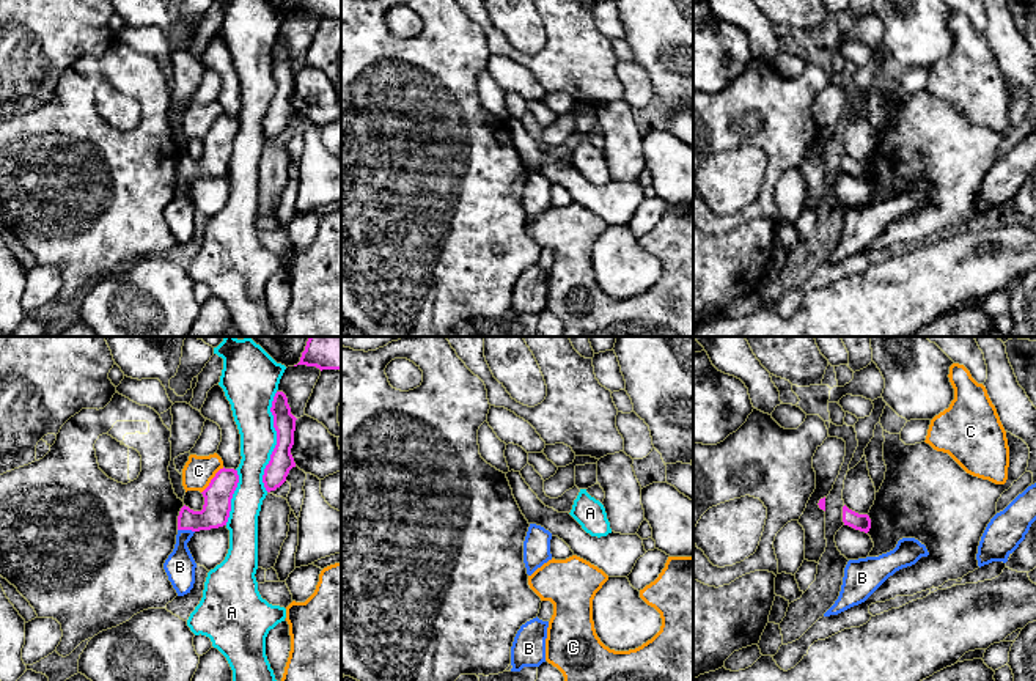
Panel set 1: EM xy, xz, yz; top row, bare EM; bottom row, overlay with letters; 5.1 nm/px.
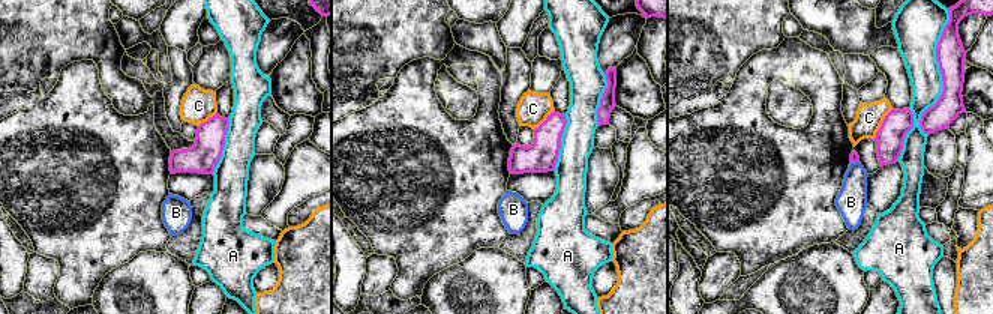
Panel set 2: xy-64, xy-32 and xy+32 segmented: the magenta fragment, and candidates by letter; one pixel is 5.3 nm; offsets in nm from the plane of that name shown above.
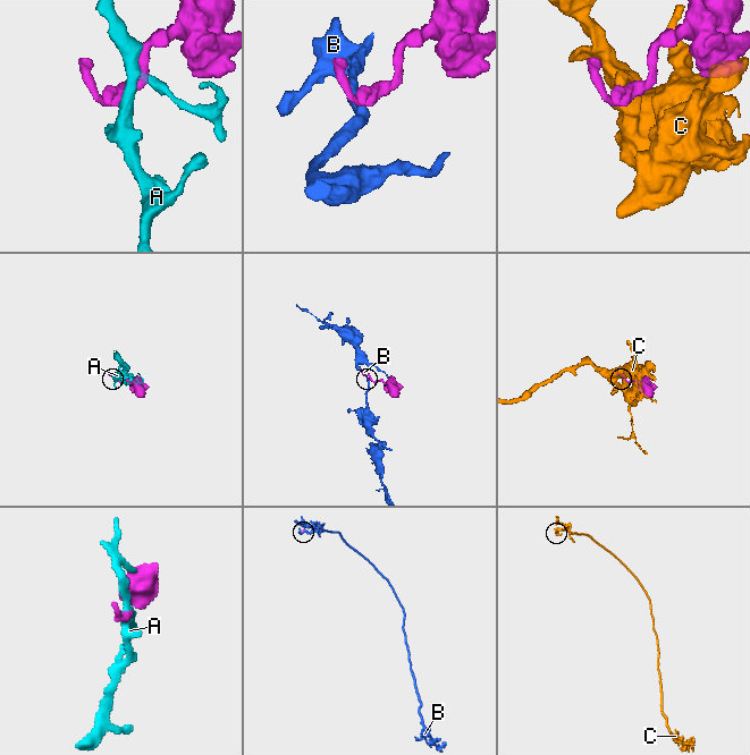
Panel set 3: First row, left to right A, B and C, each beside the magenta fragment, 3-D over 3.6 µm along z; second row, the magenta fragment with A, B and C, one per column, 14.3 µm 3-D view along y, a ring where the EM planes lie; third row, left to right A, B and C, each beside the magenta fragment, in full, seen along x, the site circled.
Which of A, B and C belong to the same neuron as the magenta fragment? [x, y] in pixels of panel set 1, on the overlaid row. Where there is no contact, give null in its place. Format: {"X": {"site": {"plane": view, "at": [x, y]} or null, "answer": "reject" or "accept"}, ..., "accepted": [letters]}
{"A": {"site": {"plane": "xy", "at": [277, 442]}, "answer": "reject"}, "B": {"site": {"plane": "xy", "at": [186, 529]}, "answer": "accept"}, "C": {"site": {"plane": "xy", "at": [211, 480]}, "answer": "reject"}, "accepted": ["B"]}

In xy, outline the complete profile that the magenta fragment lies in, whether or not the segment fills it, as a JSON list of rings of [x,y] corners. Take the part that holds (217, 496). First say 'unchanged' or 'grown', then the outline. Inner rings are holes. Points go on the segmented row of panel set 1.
grown | [[[223,467],[201,492],[204,497],[201,511],[193,511],[186,505],[181,508],[178,516],[176,544],[163,563],[163,569],[178,596],[190,593],[195,583],[197,563],[187,547],[187,543],[195,532],[226,525],[231,511],[231,499],[237,483],[237,470]]]

